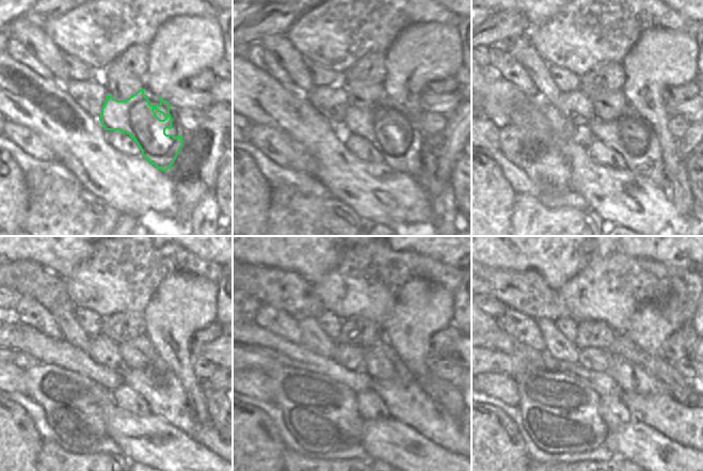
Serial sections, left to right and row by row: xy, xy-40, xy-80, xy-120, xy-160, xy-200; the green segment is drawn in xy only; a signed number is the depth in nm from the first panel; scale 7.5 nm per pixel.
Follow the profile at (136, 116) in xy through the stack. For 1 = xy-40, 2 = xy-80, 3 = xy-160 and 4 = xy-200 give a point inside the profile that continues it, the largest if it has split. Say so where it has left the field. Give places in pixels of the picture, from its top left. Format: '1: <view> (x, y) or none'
1: xy-40 (384, 128)
2: xy-80 (641, 152)
3: xy-160 (408, 403)
4: xy-200 (688, 425)

